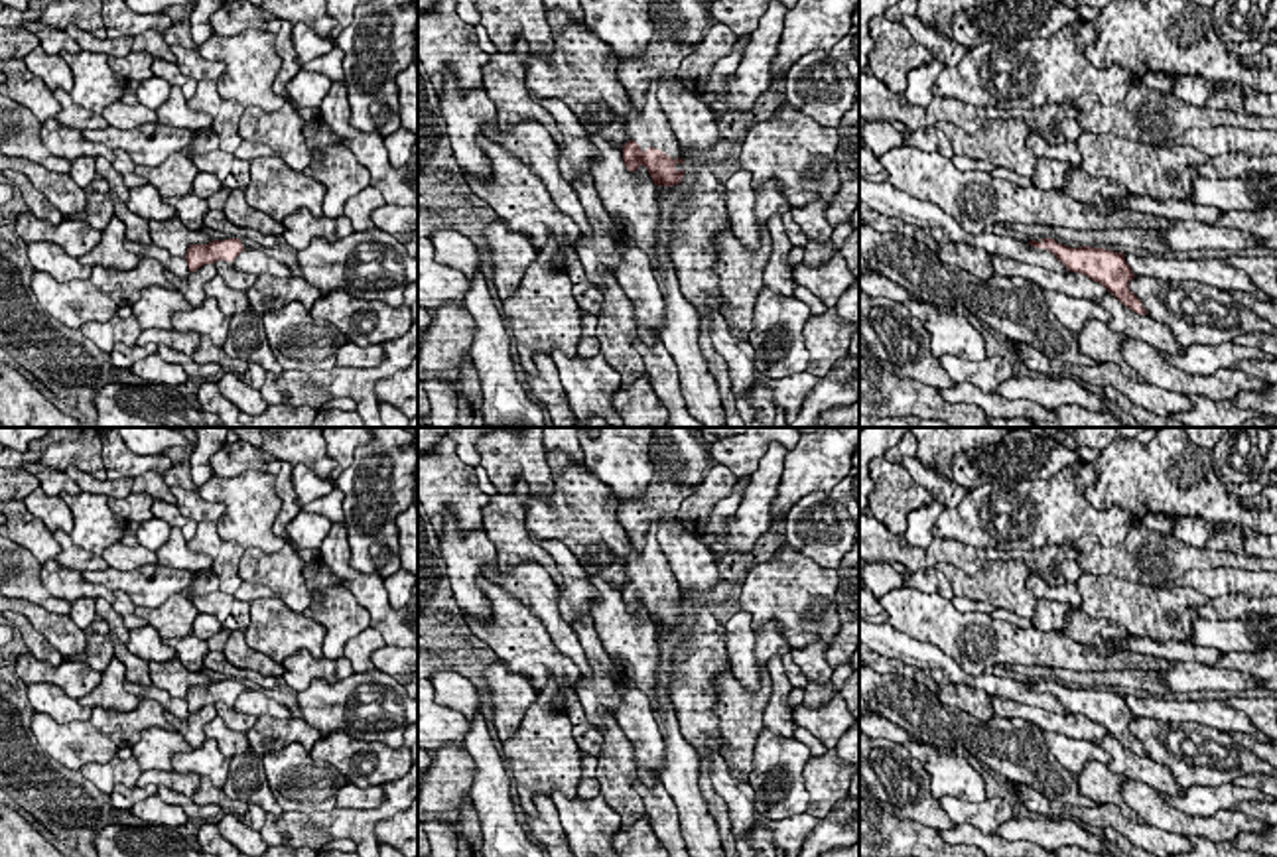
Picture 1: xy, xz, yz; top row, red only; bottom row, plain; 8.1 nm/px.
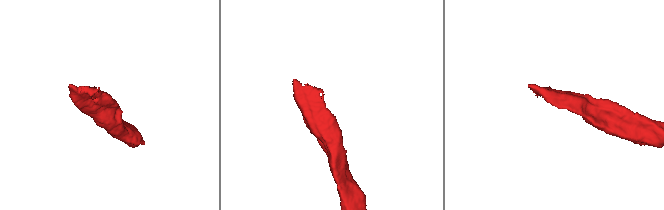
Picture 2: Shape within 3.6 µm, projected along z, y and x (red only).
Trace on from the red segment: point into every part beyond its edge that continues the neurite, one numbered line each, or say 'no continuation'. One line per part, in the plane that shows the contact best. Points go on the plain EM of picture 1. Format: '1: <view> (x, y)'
1: xz (647, 568)

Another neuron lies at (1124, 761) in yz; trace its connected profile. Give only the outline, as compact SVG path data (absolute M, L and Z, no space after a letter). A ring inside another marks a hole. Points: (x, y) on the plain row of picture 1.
M1108 733L1096 741L1096 745L1100 745L1111 757L1108 768L1113 774L1137 780L1169 796L1182 794L1184 788L1176 784L1173 772L1165 764L1159 764L1149 757L1135 755L1133 751L1125 749L1113 735Z

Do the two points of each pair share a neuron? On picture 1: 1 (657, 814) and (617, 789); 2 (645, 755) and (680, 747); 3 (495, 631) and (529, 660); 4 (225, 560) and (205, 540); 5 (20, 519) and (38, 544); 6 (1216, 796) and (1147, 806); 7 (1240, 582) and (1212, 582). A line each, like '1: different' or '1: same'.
1: different
2: different
3: same
4: same
5: same
6: different
7: same

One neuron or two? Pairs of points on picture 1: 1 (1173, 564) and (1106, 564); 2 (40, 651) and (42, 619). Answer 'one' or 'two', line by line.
1: one
2: two

